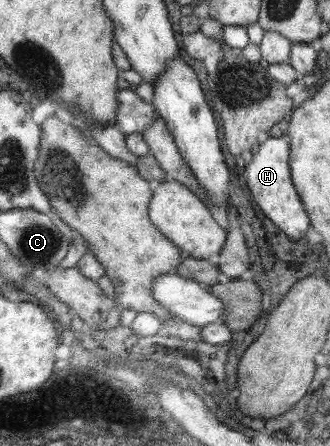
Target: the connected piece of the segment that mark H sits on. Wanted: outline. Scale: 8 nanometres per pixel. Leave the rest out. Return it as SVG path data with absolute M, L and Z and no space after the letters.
M268 137L266 141L256 144L251 161L246 165L246 184L248 194L266 214L266 218L278 226L290 240L298 240L308 230L308 218L302 208L299 194L296 194L293 182L288 174L288 142L286 138Z

